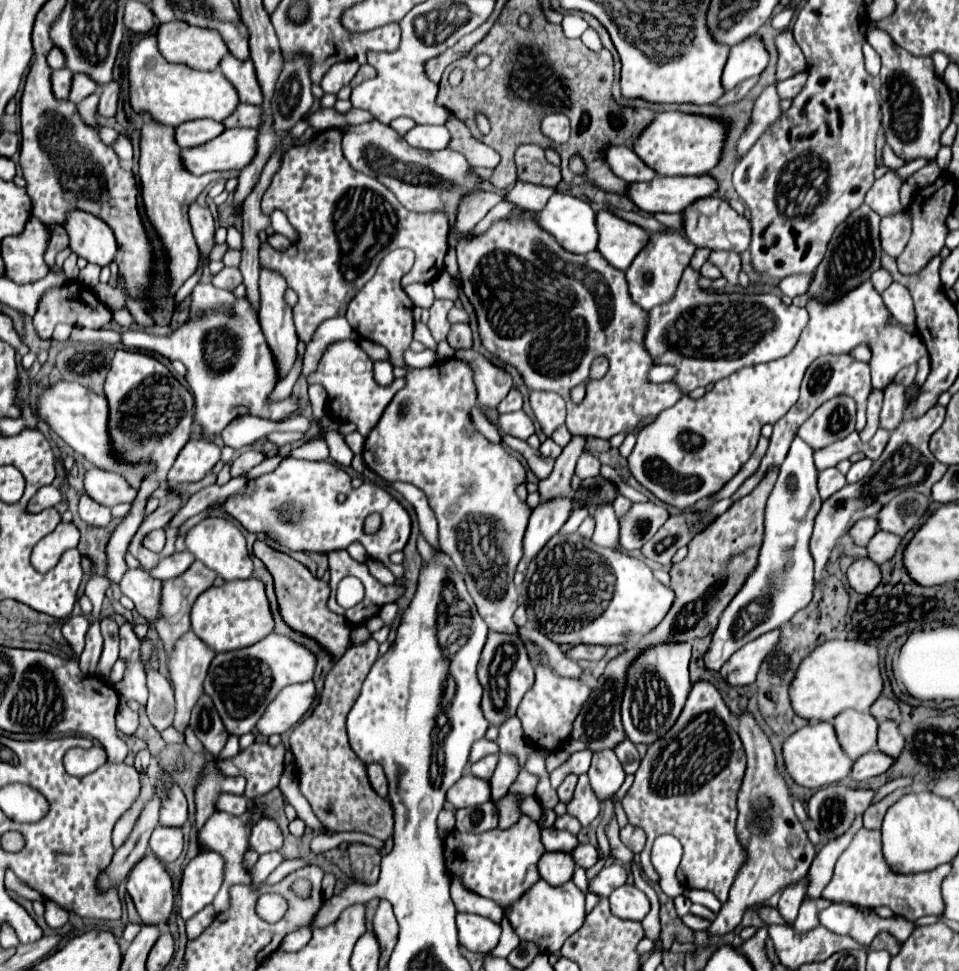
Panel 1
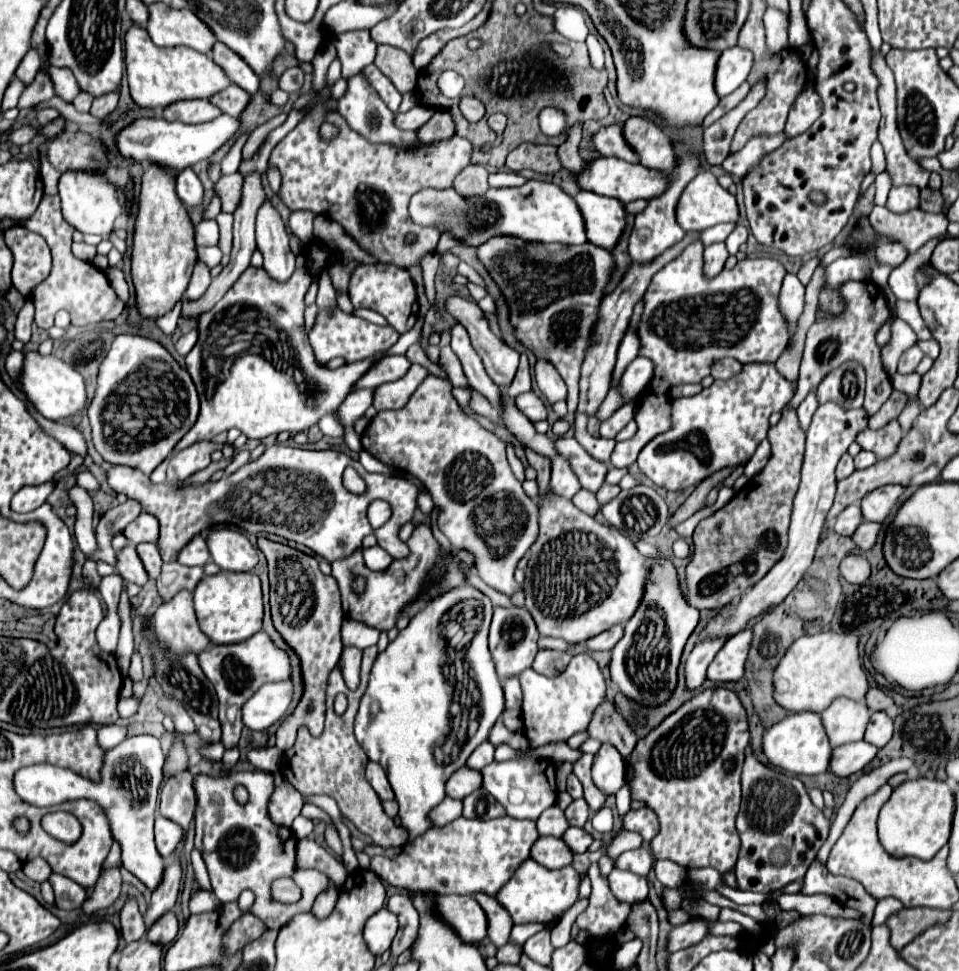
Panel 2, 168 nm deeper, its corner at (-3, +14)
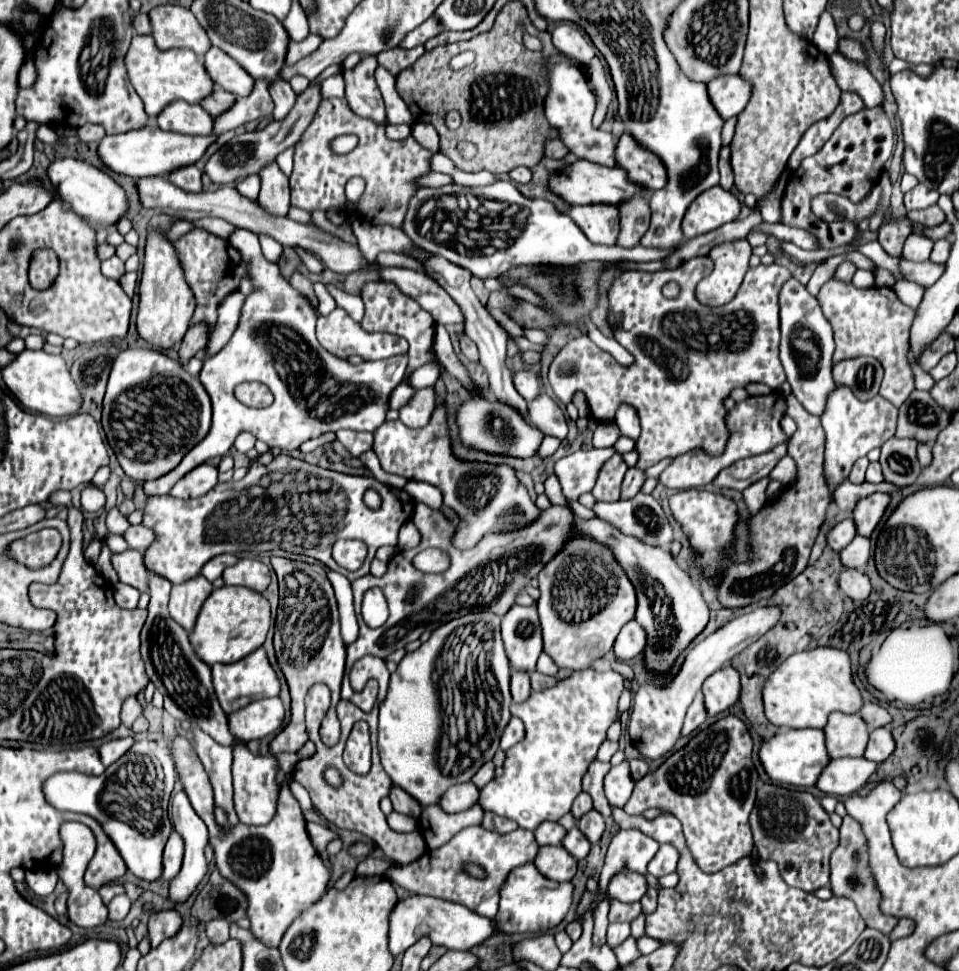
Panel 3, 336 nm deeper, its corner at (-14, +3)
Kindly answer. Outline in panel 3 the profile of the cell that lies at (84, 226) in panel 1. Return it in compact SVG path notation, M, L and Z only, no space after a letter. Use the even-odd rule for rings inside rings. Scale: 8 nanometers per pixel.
M66 157L66 159L56 159L54 163L48 165L46 175L50 179L50 183L56 187L60 199L80 217L84 217L86 221L90 221L90 225L94 225L94 229L98 225L104 227L112 227L116 225L116 221L120 217L124 217L128 205L126 205L126 195L124 189L104 171L96 169L94 165L88 165L84 161Z

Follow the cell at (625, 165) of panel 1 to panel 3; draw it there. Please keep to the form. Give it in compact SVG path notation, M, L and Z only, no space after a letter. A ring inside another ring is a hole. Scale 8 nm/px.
M552 55L546 59L546 73L548 73L548 95L544 101L544 113L552 129L558 131L558 139L568 147L570 153L574 153L578 159L586 159L598 165L614 167L614 145L618 139L612 133L604 133L600 129L592 127L592 118L596 108L596 99L588 87L588 81L584 73L574 67L566 57Z

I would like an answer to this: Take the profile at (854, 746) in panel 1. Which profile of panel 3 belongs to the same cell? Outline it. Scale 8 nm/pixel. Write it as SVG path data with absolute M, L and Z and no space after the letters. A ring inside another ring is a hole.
M832 713L824 727L826 751L832 759L862 757L870 731L858 713Z

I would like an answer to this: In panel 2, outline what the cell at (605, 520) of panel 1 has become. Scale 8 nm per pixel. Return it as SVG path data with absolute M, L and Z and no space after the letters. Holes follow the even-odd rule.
M603 484L603 486L599 488L599 492L597 492L597 500L599 500L599 504L603 506L603 504L611 502L617 494L619 494L619 486L609 486L609 484Z

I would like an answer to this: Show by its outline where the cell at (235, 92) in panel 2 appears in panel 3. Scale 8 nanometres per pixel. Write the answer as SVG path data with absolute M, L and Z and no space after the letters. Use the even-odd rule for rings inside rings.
M216 87L208 97L204 97L204 99L200 101L200 105L202 105L202 109L206 109L212 117L216 117L218 113L224 113L234 101L236 101L236 97L234 97L232 93L224 91L222 87Z

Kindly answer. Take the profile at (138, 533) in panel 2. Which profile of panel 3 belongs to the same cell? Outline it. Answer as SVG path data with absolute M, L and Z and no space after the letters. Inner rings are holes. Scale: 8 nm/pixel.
M134 525L134 527L128 527L126 533L122 535L126 539L126 543L130 545L130 549L136 549L140 553L144 553L148 549L148 545L154 541L154 533L144 527L144 525Z

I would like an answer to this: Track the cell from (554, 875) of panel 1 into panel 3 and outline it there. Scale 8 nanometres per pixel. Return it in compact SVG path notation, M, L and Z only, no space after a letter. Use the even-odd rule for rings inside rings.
M540 847L536 859L536 869L554 881L570 881L576 873L576 859L566 853L566 849L558 847Z

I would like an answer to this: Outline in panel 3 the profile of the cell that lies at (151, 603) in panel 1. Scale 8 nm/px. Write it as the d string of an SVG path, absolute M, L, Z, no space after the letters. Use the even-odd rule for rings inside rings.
M126 549L122 553L112 553L112 565L122 583L136 587L138 591L148 589L148 571L144 567L144 555L134 549Z

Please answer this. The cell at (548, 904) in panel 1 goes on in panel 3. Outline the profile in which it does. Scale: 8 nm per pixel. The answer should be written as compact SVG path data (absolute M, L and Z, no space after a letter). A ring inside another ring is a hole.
M532 863L512 869L500 889L500 909L494 919L496 927L504 933L538 935L556 927L572 905L572 883L556 883L538 873Z

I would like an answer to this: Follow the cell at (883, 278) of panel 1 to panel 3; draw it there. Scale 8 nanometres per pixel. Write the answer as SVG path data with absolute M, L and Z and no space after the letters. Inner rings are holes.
M910 233L910 237L904 243L902 257L910 259L910 261L926 261L932 253L932 245L934 243L928 237L918 235L918 233Z

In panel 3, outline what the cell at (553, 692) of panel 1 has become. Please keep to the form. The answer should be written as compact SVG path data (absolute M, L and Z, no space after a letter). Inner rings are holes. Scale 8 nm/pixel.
M584 669L574 671L570 677L558 681L554 687L546 691L532 691L524 703L512 703L510 713L520 717L526 733L520 743L506 751L504 773L498 779L492 779L480 791L480 807L484 811L498 813L500 817L516 821L522 829L534 831L542 821L558 821L562 815L570 811L572 801L578 797L580 781L588 771L588 765L596 759L596 751L600 743L606 739L606 731L618 715L618 699L622 693L622 675L616 671L596 671Z

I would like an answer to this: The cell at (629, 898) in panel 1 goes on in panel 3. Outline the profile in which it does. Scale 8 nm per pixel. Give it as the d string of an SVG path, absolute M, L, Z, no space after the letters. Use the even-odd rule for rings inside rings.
M622 869L620 873L616 873L610 883L608 883L608 895L616 897L620 901L640 901L640 897L646 893L646 877L630 871L630 869Z

